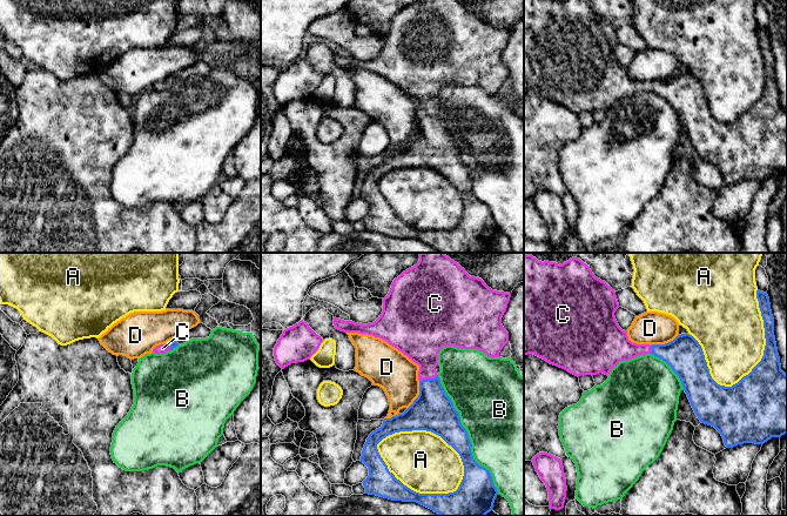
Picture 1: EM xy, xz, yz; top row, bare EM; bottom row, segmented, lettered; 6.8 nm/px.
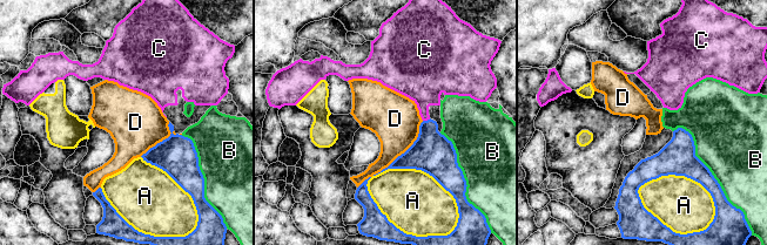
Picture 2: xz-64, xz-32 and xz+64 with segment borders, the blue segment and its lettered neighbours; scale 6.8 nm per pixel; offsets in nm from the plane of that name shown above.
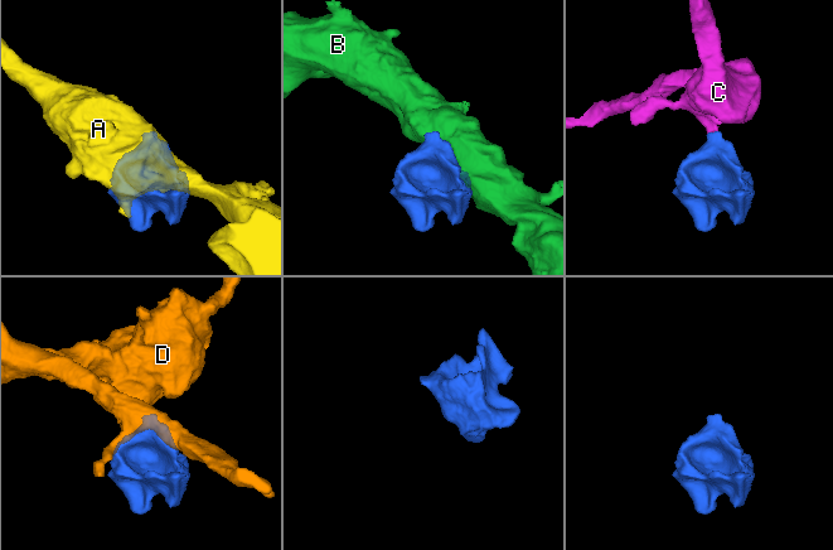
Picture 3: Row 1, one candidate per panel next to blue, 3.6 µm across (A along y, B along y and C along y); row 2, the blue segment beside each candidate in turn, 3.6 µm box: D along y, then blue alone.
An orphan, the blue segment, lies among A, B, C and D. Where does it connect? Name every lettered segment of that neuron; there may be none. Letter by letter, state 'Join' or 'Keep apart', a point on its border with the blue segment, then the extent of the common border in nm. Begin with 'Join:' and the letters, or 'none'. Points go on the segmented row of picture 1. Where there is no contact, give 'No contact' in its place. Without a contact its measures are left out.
Join: C
A: Keep apart. Touches blue at xz (415, 491). Shared border 650 nm
B: Keep apart. Touches blue at xz (468, 435). Shared border 900 nm
C: Join. Touches blue at xz (428, 379). Shared border 140 nm
D: Keep apart. Touches blue at yz (665, 343). Shared border 220 nm

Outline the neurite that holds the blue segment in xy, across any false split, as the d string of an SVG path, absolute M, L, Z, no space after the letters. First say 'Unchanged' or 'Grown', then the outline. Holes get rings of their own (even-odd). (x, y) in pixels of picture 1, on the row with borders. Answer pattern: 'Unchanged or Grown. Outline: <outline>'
Grown. Outline: M175 339L168 341L167 343L164 344L160 344L160 346L156 346L154 349L153 349L153 353L155 354L164 354L167 351L170 351L173 350L174 348L176 348L179 346L179 343L175 341Z

